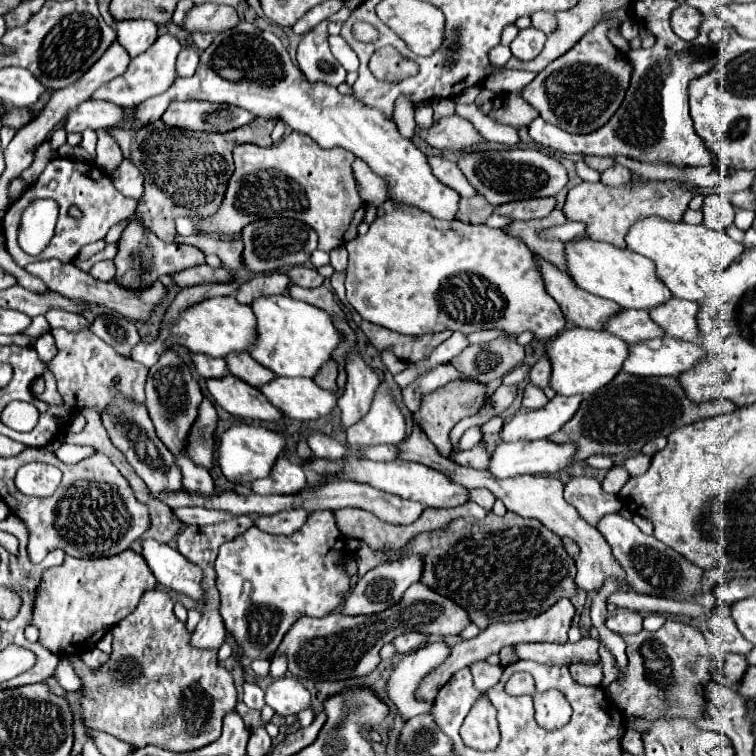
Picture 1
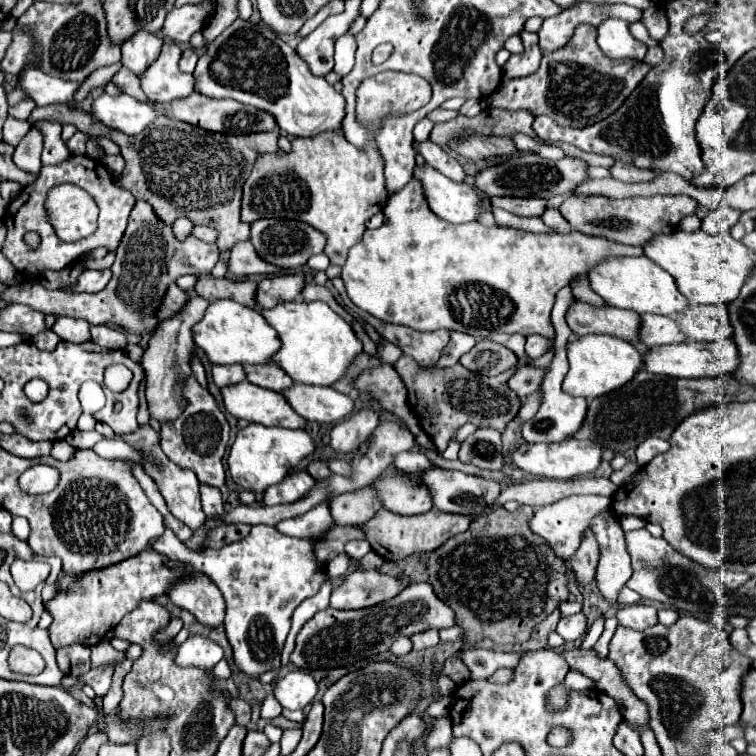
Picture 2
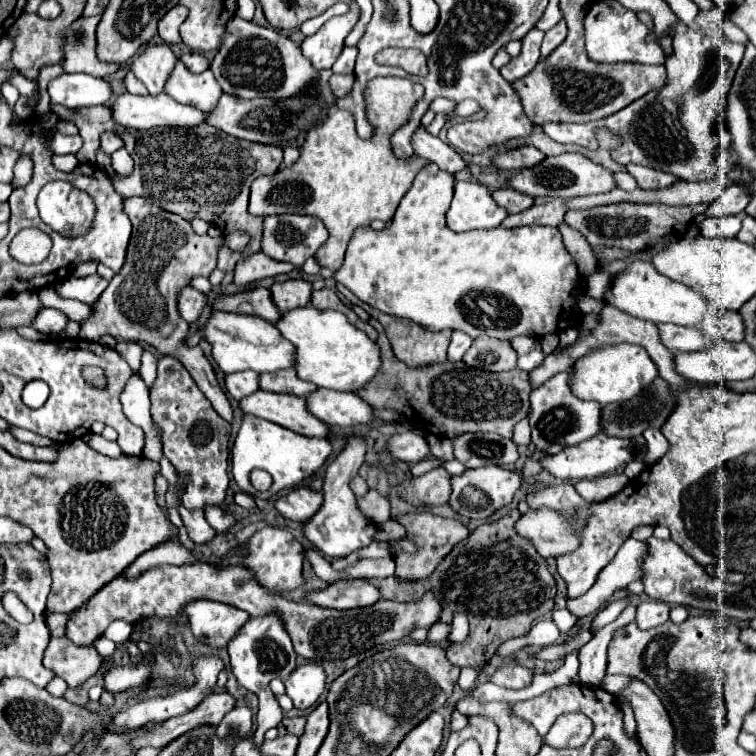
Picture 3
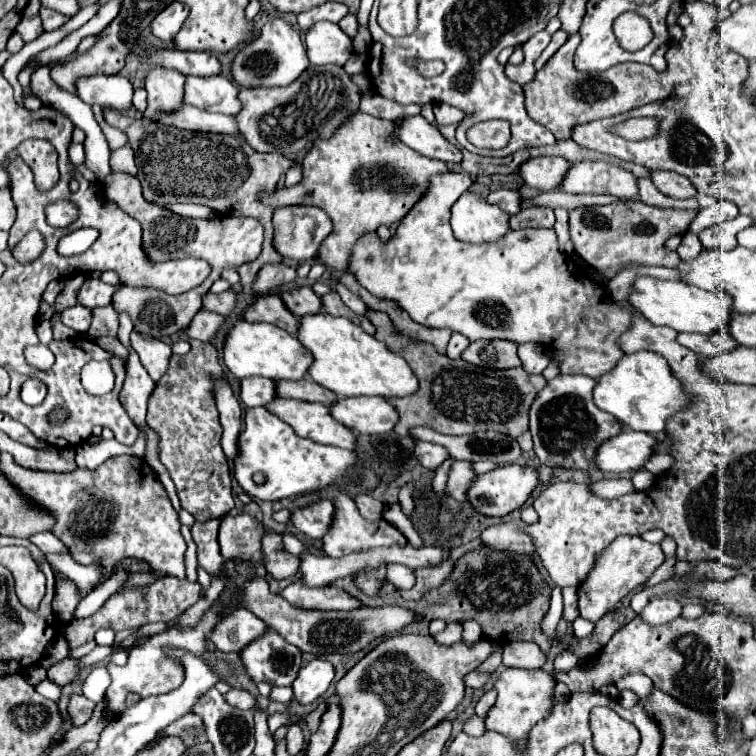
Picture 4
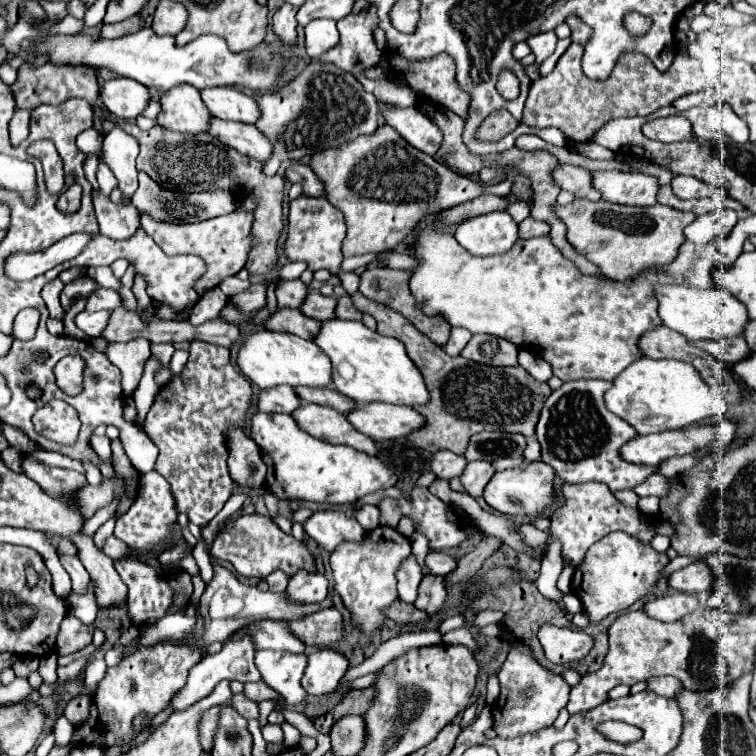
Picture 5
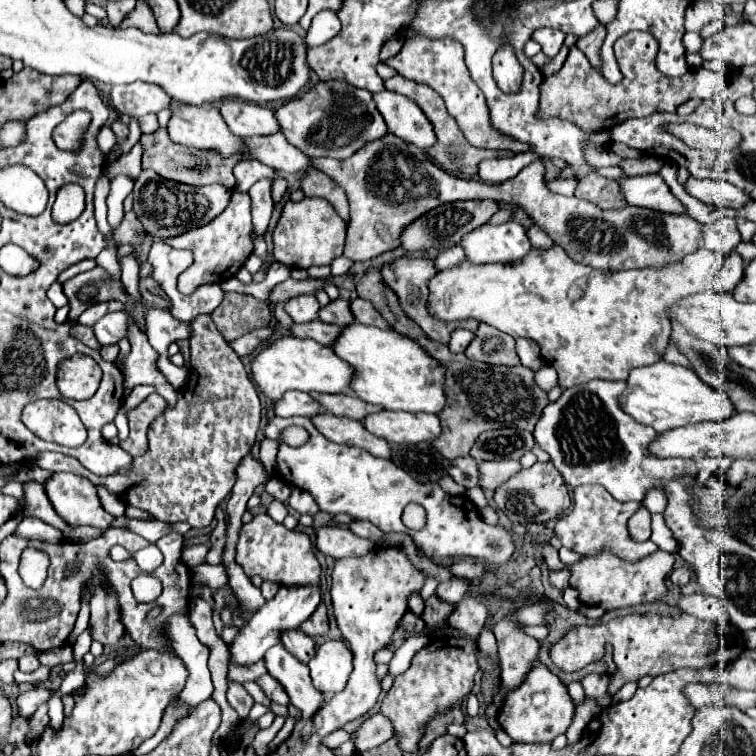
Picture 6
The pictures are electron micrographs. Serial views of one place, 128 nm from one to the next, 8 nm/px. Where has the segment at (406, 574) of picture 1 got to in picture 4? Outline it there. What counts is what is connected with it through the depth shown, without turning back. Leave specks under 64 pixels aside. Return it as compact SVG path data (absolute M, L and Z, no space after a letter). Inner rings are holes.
M298 582L284 588L280 596L284 596L290 604L308 610L354 610L362 606L362 602L356 596L334 586L304 588L304 584Z

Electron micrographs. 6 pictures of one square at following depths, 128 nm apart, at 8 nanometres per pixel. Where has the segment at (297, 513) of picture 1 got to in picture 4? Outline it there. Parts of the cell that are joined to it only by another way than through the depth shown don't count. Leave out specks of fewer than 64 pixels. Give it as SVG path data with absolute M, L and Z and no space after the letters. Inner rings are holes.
M334 490L334 504L336 504L336 516L332 516L332 528L328 528L328 532L322 536L322 550L326 552L326 556L330 558L340 558L344 554L350 554L354 550L362 550L362 548L372 548L372 546L392 546L392 544L404 544L404 536L400 534L398 528L394 528L390 522L386 522L384 518L370 522L366 518L362 518L362 514L358 512L354 500L348 496L348 492L344 490Z

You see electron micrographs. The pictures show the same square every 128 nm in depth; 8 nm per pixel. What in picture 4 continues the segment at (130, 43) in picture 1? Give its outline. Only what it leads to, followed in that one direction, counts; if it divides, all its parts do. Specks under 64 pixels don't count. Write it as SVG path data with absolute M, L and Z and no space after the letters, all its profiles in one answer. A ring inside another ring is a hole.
M152 68L146 74L144 82L148 102L143 113L145 118L152 118L156 110L174 110L182 102L184 76L180 76L180 72L172 72L168 68Z

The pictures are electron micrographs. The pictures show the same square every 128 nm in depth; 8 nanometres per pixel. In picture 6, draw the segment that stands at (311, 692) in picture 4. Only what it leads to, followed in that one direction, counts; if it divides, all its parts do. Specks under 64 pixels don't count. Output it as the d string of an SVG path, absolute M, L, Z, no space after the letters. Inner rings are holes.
M326 640L308 662L310 678L324 694L342 692L352 672L352 652L342 640Z

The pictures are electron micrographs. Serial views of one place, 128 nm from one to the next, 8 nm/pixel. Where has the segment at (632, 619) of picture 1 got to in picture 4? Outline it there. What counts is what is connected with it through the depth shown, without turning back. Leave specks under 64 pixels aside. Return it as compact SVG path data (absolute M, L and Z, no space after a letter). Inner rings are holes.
M662 596L662 598L652 598L642 610L640 618L650 626L660 626L678 618L680 612L682 612L680 600L676 600L674 596Z

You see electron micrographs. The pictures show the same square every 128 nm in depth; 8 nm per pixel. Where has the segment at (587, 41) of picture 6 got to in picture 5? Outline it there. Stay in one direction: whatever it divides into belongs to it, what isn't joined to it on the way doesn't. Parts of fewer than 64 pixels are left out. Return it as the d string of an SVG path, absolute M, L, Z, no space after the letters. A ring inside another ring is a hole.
M568 16L568 20L566 20L566 24L570 26L570 30L572 30L572 42L580 42L580 44L586 44L586 40L588 40L588 36L590 36L590 28L578 18L578 16Z

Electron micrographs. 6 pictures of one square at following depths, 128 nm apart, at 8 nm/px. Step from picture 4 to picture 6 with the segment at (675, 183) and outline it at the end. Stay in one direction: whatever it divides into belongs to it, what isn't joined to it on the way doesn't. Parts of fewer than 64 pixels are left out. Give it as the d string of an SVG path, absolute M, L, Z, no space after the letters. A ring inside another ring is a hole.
M688 178L684 184L684 190L698 198L704 204L714 204L718 208L740 208L750 198L736 186L728 182L716 182L716 180L700 180L700 178Z

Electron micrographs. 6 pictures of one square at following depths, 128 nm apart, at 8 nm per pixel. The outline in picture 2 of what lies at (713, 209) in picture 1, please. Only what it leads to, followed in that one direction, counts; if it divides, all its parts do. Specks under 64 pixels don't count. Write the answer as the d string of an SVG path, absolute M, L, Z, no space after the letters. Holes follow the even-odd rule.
M714 208L702 218L702 230L708 234L720 234L720 232L730 232L730 228L738 222L740 212L734 208Z

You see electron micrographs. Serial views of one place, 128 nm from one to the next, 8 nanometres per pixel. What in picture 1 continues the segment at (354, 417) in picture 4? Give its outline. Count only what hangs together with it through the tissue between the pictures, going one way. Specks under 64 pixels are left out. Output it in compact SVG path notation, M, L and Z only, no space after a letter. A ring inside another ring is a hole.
M278 378L260 386L258 388L266 400L280 408L280 412L286 416L286 418L294 418L294 420L316 420L320 416L326 416L334 406L336 406L336 396L328 390L322 390L314 384L314 380L308 380L308 378Z

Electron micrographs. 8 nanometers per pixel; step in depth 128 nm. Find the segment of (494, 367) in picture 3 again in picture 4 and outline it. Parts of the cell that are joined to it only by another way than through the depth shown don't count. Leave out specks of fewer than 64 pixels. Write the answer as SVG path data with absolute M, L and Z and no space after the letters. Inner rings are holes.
M476 340L464 350L462 358L470 364L498 370L520 366L516 344L508 340Z

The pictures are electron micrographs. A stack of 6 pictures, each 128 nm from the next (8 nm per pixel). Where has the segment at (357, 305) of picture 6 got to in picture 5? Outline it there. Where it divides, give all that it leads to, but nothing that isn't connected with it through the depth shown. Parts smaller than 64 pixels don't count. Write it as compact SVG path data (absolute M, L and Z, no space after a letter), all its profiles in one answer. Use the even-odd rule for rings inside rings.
M340 296L340 298L338 298L336 318L340 318L340 320L358 320L358 322L366 324L368 328L374 328L374 326L376 326L372 316L362 314L362 312L358 312L358 310L352 306L352 298L350 298L350 296Z

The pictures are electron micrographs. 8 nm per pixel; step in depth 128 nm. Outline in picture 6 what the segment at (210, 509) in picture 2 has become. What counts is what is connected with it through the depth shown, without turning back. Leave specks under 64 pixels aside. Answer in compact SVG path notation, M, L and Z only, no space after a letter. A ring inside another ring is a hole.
M258 514L242 526L236 542L236 564L240 564L250 578L262 576L264 580L284 586L320 582L320 562L312 550L310 538L298 530L288 530L284 524L276 524L268 514ZM198 544L198 546L188 546L184 550L184 560L186 560L186 566L198 566L204 562L206 554L210 550L210 544Z

